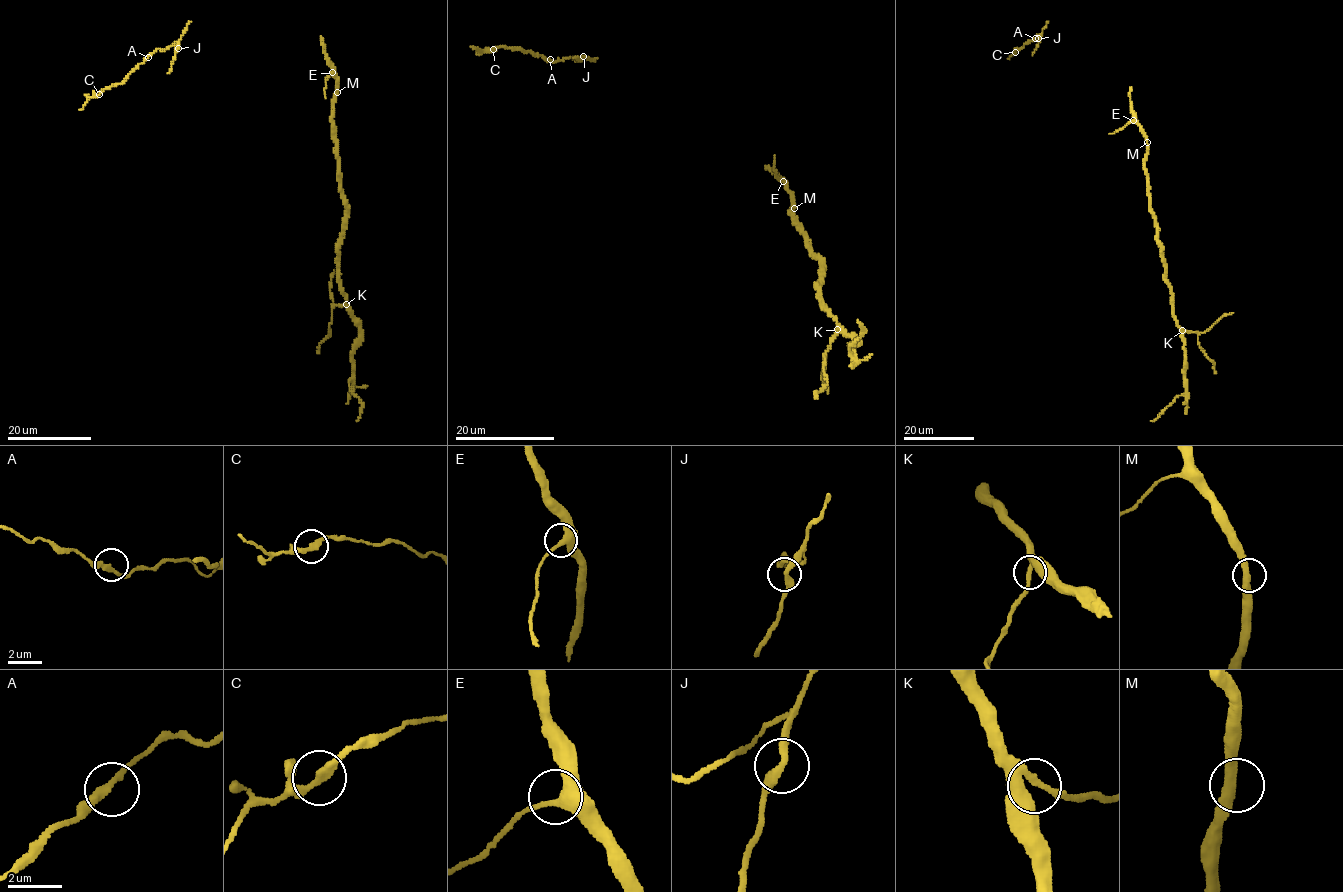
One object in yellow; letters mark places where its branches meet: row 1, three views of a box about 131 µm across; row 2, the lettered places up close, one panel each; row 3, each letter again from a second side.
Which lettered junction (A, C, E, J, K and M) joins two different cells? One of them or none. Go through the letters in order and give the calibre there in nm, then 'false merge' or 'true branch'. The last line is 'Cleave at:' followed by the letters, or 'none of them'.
A: 280 nm thick; true branch
C: 280 nm thick; false merge
E: 320 nm thick; true branch
J: 280 nm thick; true branch
K: 280 nm thick; true branch
M: 400 nm thick; true branch
Cleave at: C

